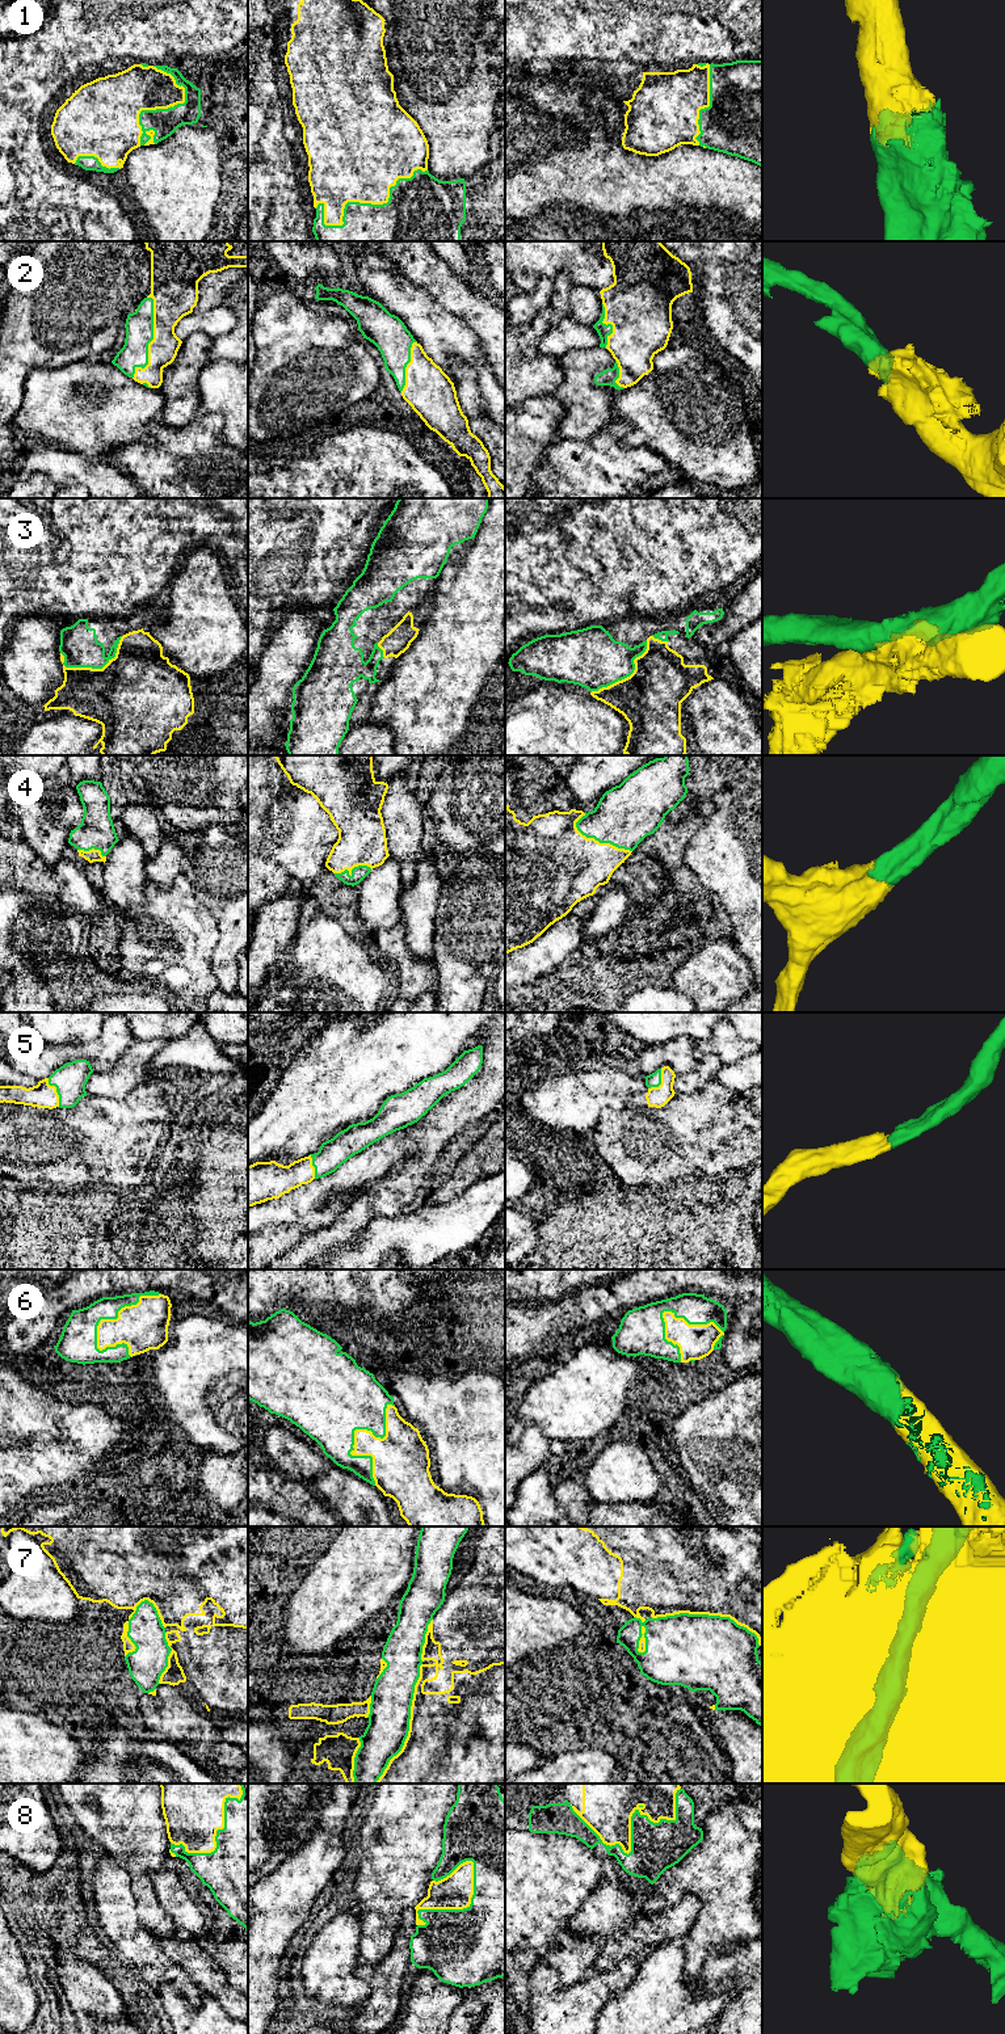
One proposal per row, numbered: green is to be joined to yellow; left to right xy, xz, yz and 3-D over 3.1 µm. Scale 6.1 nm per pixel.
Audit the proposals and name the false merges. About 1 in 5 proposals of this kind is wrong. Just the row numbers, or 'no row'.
3, 7

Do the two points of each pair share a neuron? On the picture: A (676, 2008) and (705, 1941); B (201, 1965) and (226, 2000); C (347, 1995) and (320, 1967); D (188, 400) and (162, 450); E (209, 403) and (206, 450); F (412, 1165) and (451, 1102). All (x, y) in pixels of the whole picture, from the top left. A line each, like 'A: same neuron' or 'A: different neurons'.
A: different neurons
B: same neuron
C: same neuron
D: different neurons
E: different neurons
F: same neuron

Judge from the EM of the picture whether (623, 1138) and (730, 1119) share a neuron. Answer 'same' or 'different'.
same

